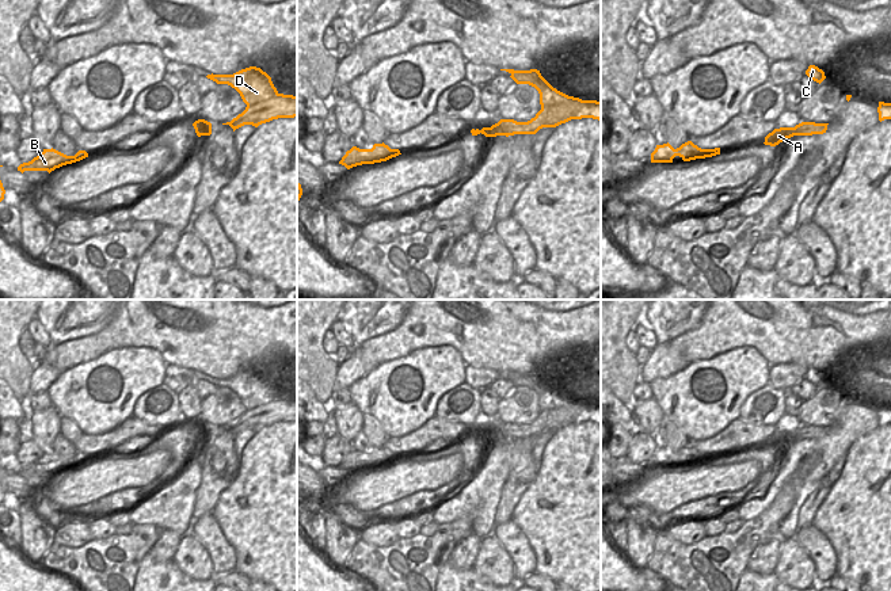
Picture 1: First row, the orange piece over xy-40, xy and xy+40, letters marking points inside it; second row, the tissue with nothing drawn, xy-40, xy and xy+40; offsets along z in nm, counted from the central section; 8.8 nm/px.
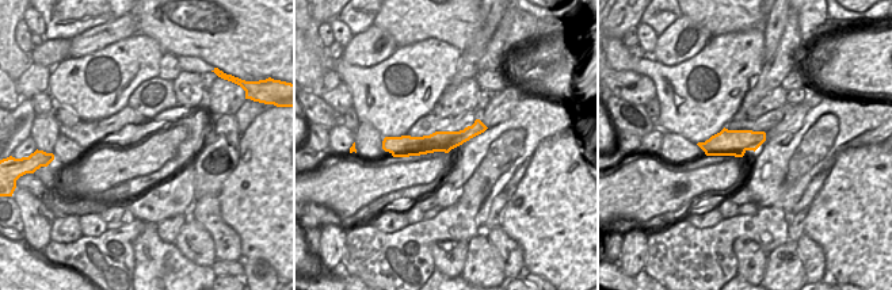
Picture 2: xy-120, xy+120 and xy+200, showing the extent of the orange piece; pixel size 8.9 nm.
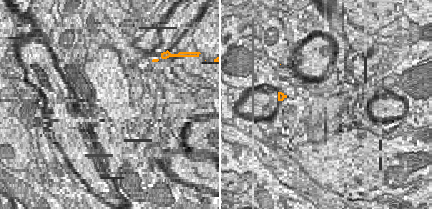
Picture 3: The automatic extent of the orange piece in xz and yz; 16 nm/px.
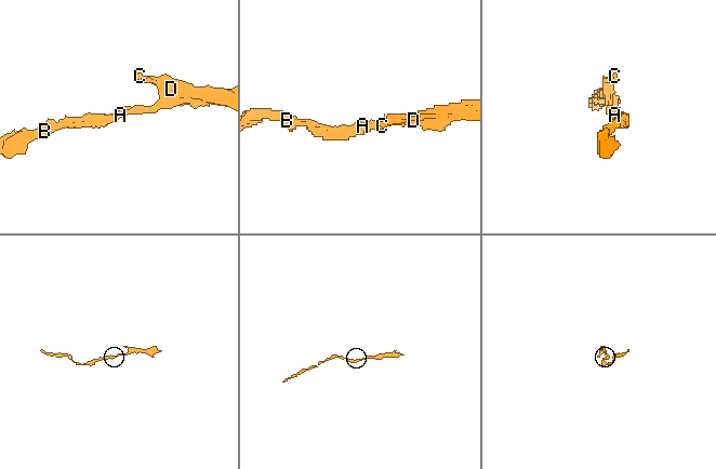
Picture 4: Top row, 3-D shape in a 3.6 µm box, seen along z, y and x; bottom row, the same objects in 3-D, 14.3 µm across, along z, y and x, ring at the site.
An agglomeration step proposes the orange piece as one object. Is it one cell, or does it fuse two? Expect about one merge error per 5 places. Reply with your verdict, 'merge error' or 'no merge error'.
no merge error

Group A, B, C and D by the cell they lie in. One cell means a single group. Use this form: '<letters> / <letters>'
A B C D

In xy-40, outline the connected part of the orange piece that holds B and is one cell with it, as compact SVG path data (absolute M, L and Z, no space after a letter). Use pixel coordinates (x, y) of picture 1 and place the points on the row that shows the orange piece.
M53 148L43 149L43 152L34 157L31 161L20 164L18 171L22 174L24 171L47 171L50 174L56 168L80 161L85 157L88 157L85 150L79 150L75 156L66 156Z

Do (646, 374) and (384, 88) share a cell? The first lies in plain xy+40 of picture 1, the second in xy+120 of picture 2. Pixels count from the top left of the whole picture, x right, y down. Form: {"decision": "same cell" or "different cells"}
{"decision": "different cells"}

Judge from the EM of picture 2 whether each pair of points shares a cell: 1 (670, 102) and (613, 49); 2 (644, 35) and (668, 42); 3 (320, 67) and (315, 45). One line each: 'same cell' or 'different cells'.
1: same cell
2: different cells
3: different cells

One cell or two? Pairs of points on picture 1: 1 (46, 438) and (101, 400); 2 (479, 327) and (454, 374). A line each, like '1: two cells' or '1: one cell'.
1: two cells
2: two cells

